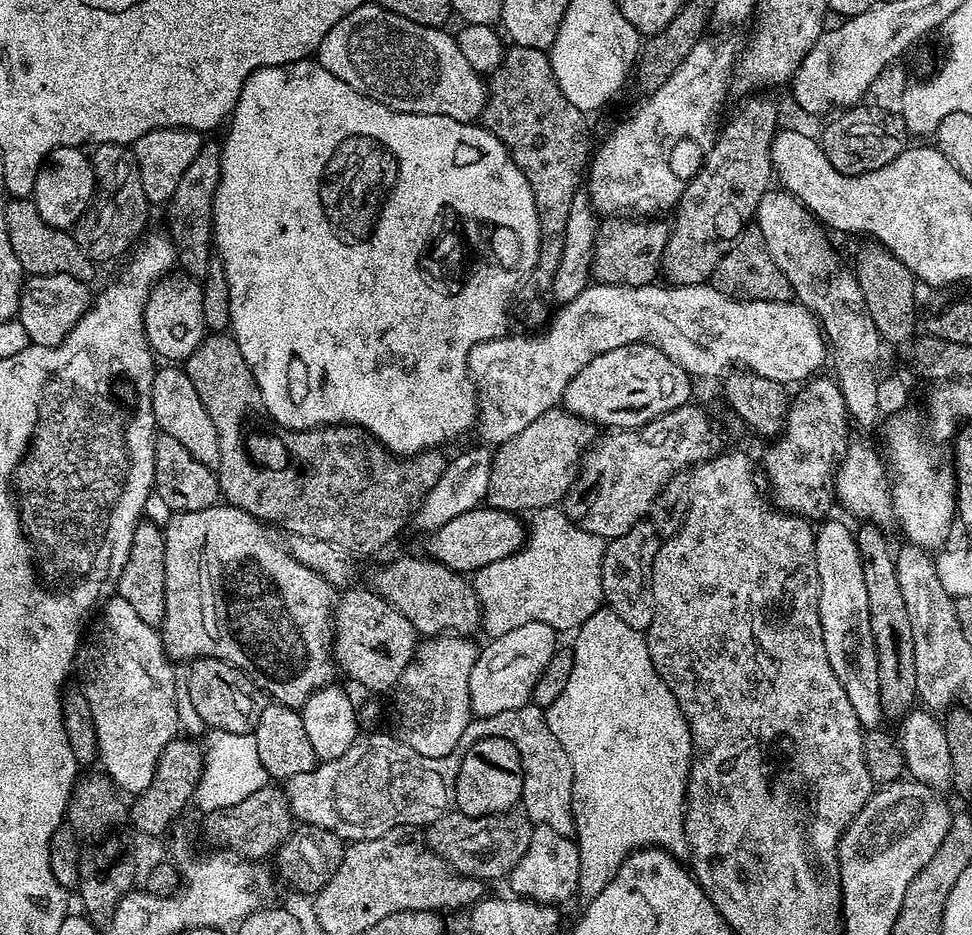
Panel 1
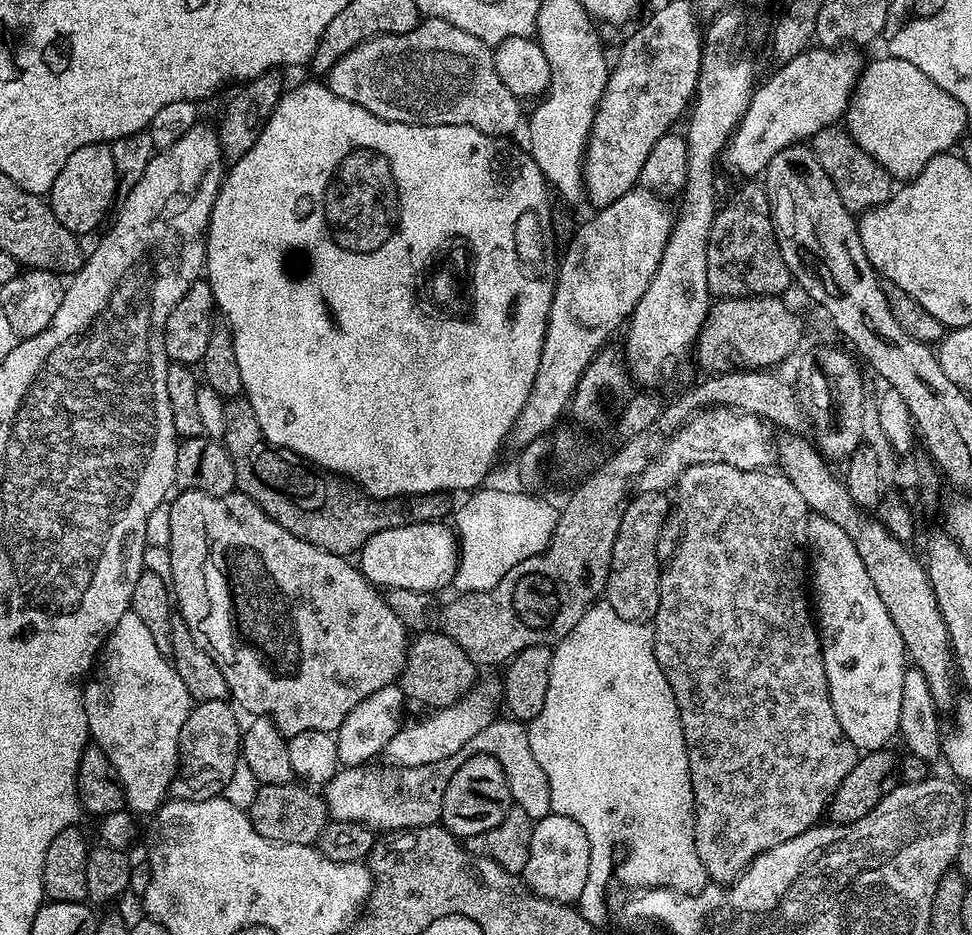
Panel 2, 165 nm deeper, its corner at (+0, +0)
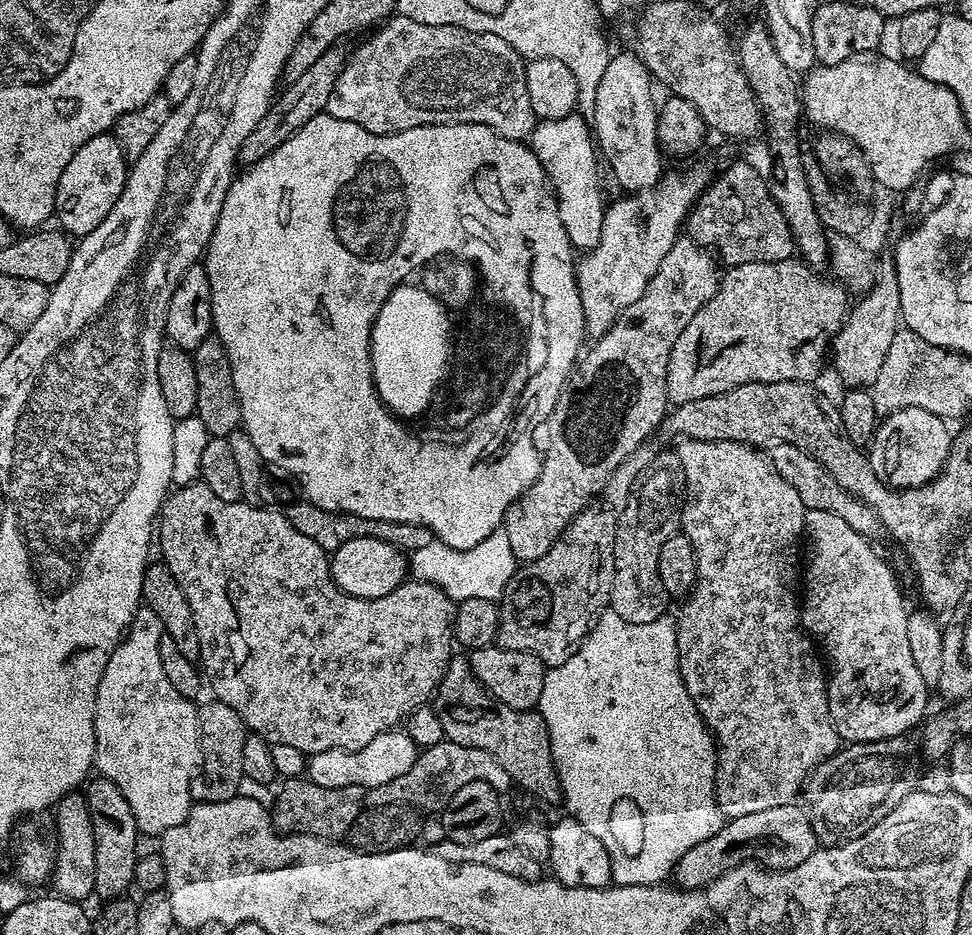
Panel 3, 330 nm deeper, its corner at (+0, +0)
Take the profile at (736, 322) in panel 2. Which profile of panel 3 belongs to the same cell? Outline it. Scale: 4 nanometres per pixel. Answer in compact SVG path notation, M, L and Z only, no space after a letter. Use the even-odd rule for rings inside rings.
M800 258L731 265L721 275L718 290L710 302L700 307L674 341L670 366L666 366L669 401L673 405L693 402L750 382L815 381L820 367L826 364L832 340L850 311L849 293L835 279L820 275L824 274L809 268Z

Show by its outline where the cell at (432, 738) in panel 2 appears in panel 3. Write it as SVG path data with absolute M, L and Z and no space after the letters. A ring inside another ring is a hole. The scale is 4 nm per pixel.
M393 730L378 734L362 750L322 750L311 753L306 760L306 776L312 783L327 788L345 788L358 786L365 790L386 786L386 782L394 782L401 774L406 774L410 766L414 766L418 755L418 746L410 739L407 731Z

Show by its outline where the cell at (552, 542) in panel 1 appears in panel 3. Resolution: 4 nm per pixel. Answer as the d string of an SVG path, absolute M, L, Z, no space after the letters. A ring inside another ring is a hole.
M503 530L494 531L482 538L482 542L478 542L478 546L470 546L470 550L454 550L440 540L433 539L422 546L422 550L413 552L410 556L411 579L438 586L453 602L466 598L499 601L517 567L514 550L510 550L510 538L506 538Z

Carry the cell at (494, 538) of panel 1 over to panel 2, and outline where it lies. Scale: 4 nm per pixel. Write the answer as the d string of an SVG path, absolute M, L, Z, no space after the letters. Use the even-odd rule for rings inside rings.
M444 522L403 524L382 530L368 539L358 553L361 574L368 579L368 583L381 590L401 588L440 594L447 584L451 585L455 581L459 561L458 537Z

